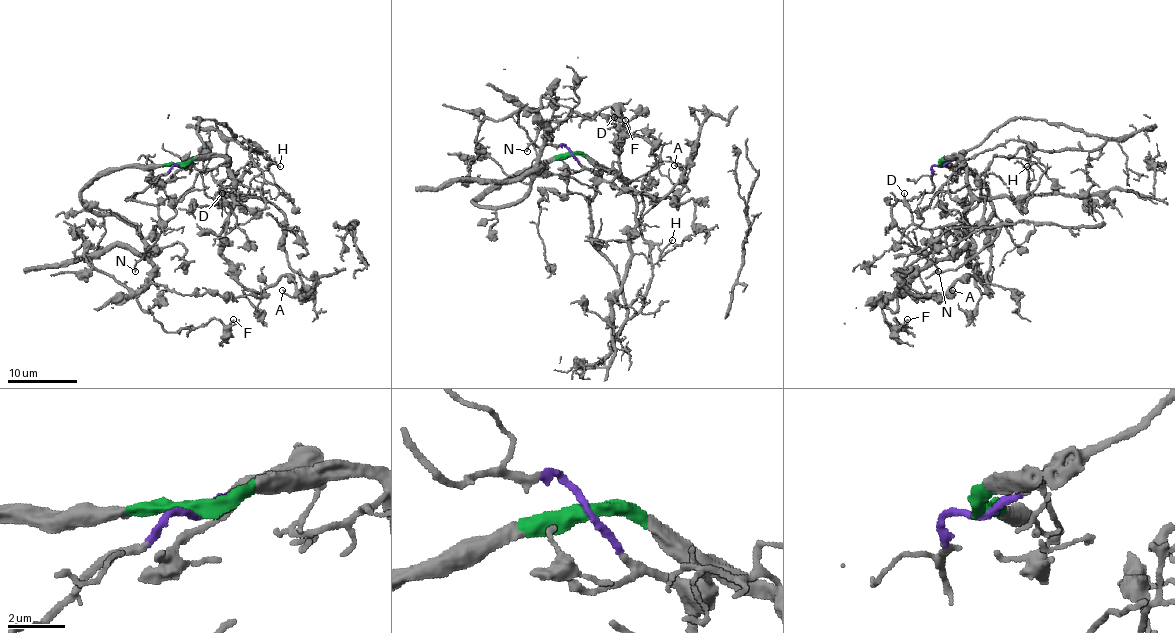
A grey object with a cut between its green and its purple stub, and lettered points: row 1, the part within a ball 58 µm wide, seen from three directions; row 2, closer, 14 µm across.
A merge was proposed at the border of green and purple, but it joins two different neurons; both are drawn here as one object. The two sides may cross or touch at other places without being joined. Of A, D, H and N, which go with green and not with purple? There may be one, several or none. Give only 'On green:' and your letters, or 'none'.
On green: A, D

